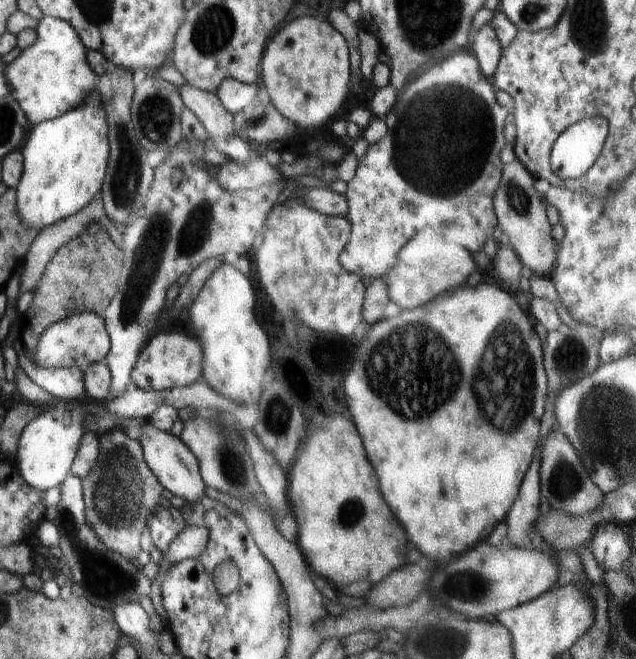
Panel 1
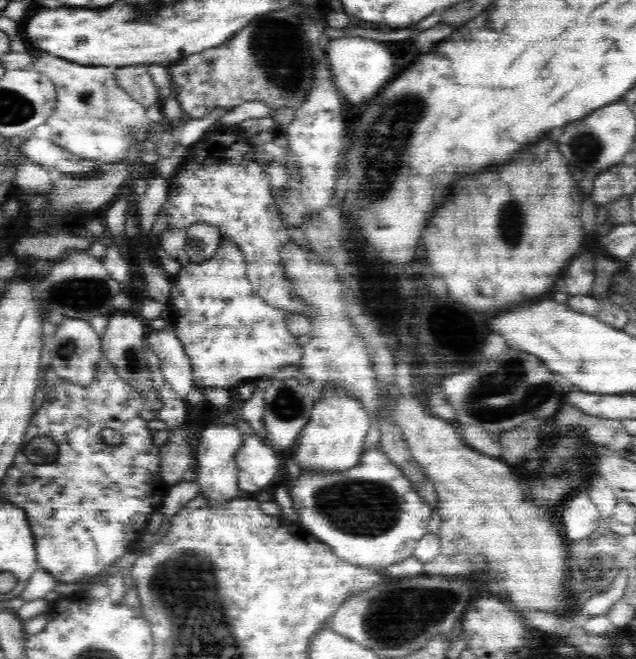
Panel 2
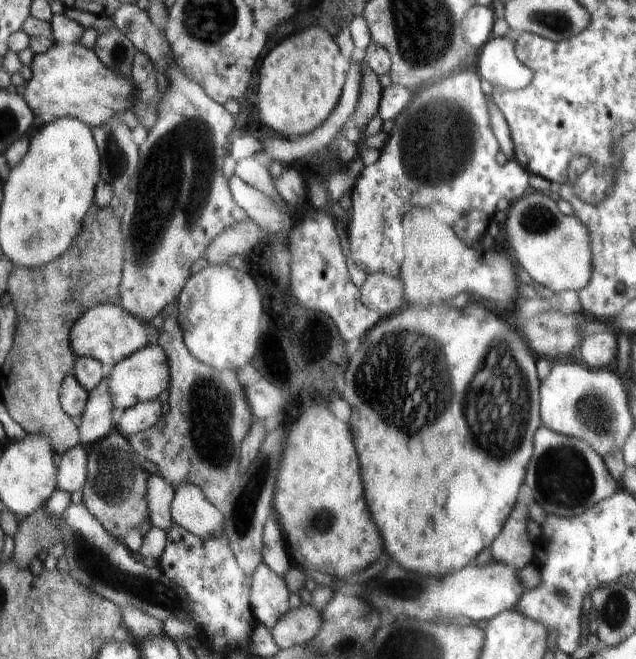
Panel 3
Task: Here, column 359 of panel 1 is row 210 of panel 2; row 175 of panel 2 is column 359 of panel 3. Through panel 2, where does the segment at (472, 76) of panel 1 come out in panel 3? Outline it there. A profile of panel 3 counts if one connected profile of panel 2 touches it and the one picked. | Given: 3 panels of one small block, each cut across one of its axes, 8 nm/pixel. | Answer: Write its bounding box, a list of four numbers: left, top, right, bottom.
[347,65,530,278]

